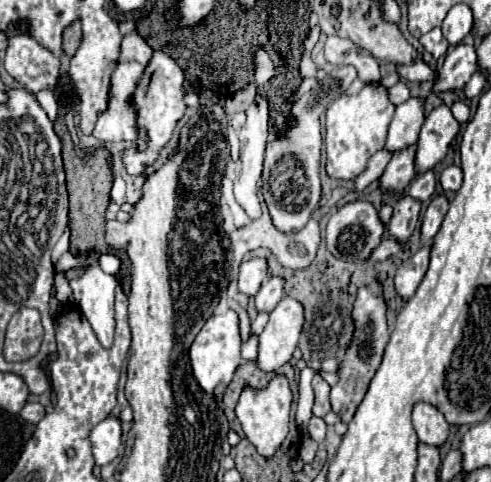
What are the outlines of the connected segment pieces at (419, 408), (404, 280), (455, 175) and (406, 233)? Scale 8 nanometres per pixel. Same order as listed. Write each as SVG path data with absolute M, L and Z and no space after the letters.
M417 404L415 406L413 426L417 430L419 442L435 446L435 448L443 448L443 444L447 442L447 438L451 434L451 428L449 428L447 420L431 404Z
M423 246L417 254L413 254L409 260L405 260L399 266L395 274L395 288L403 300L409 300L415 294L417 286L421 284L429 266L429 254L431 254L431 246Z
M449 166L441 174L441 186L447 186L447 192L457 192L463 182L463 172L457 166Z
M403 194L393 204L393 216L389 220L391 236L407 242L409 236L413 234L413 230L415 230L417 220L419 220L419 210L421 210L421 202L411 198L409 194Z

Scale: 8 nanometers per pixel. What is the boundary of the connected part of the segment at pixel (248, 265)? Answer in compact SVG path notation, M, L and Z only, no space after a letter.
M249 258L239 268L239 290L247 296L255 296L267 278L267 258Z

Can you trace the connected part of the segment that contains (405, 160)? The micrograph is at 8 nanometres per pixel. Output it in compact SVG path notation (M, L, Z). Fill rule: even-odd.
M411 144L393 154L391 162L387 164L381 176L381 188L385 192L391 192L391 190L403 192L409 186L409 182L417 176L415 154L417 154L417 144Z

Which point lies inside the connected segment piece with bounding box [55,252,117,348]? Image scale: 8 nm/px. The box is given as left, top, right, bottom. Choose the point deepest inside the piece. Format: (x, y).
(94, 292)

